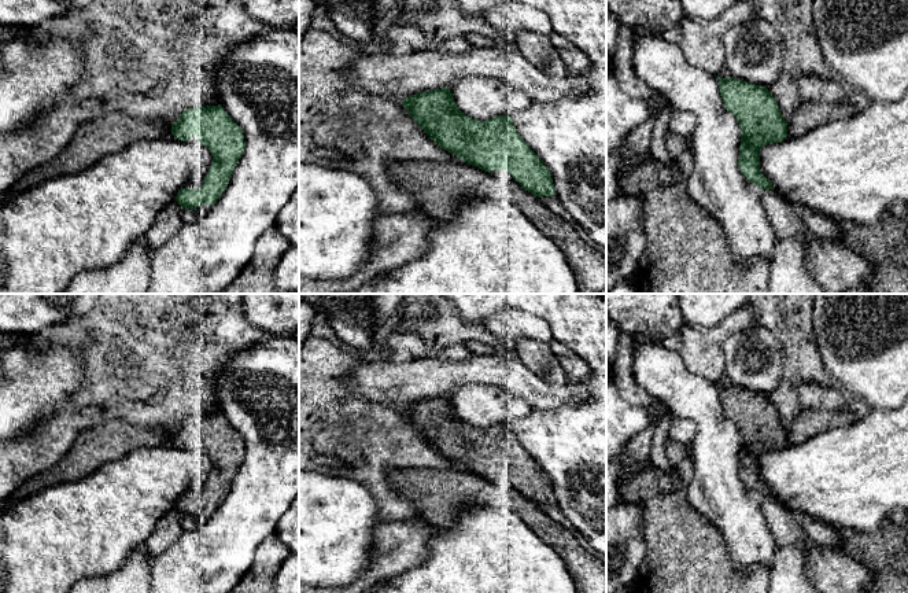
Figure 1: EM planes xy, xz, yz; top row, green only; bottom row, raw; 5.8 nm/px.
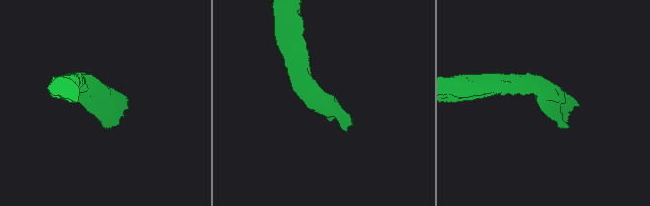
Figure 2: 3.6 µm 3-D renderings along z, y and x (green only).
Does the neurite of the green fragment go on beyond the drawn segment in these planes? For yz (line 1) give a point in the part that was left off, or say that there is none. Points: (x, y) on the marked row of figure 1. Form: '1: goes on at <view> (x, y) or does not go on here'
1: does not go on here

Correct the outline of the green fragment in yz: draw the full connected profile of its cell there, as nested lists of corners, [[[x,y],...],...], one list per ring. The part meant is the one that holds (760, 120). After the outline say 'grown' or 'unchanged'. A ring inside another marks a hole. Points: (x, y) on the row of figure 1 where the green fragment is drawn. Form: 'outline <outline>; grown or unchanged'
outline [[[734,77],[716,78],[724,107],[735,115],[741,128],[741,173],[760,189],[775,189],[760,170],[760,150],[787,137],[787,121],[778,102],[765,86]]]; unchanged

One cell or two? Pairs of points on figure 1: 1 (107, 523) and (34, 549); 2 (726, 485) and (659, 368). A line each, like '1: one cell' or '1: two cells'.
1: one cell
2: one cell

